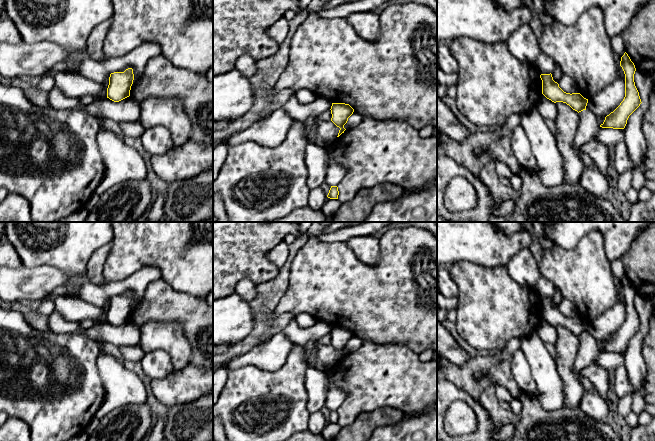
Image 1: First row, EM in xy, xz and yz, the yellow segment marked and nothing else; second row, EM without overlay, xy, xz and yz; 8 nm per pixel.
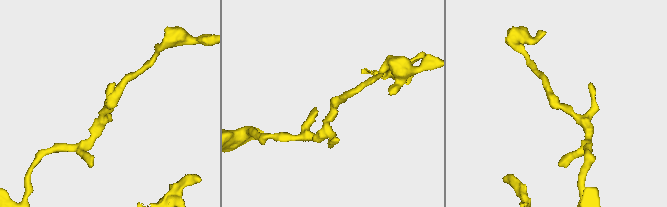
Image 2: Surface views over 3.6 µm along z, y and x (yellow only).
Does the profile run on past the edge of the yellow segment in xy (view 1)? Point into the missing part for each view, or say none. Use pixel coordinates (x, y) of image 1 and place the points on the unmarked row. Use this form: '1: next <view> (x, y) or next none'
1: next none

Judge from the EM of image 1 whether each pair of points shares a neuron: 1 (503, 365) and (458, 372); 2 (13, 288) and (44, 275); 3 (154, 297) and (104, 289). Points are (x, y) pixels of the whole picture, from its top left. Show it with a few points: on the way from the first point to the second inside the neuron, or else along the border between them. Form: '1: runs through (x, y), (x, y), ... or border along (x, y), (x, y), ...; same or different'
1: runs through (492, 368), (480, 372), (469, 372); same
2: runs through (21, 284), (36, 283); same
3: border along (158, 278), (148, 285), (142, 299), (131, 314); different

